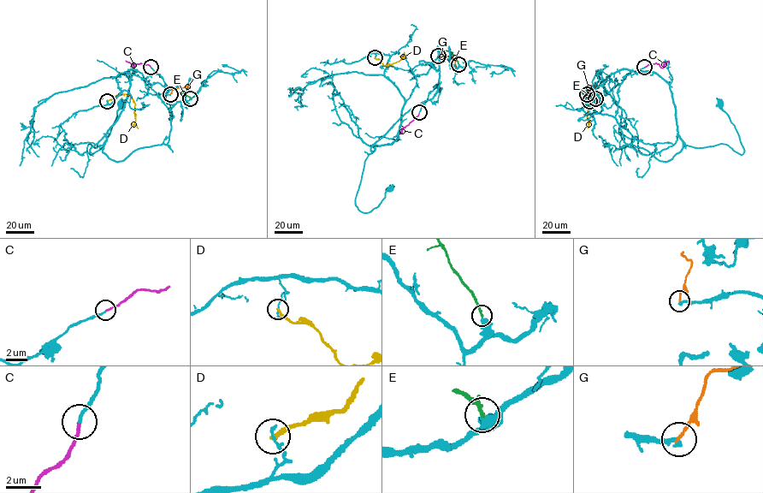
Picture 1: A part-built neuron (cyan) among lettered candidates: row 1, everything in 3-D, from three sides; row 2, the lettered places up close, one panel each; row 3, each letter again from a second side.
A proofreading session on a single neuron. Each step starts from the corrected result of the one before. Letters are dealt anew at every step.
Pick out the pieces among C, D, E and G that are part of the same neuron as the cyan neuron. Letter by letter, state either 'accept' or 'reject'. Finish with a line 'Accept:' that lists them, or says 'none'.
C: accept
D: reject
E: reject
G: reject
Accept: C

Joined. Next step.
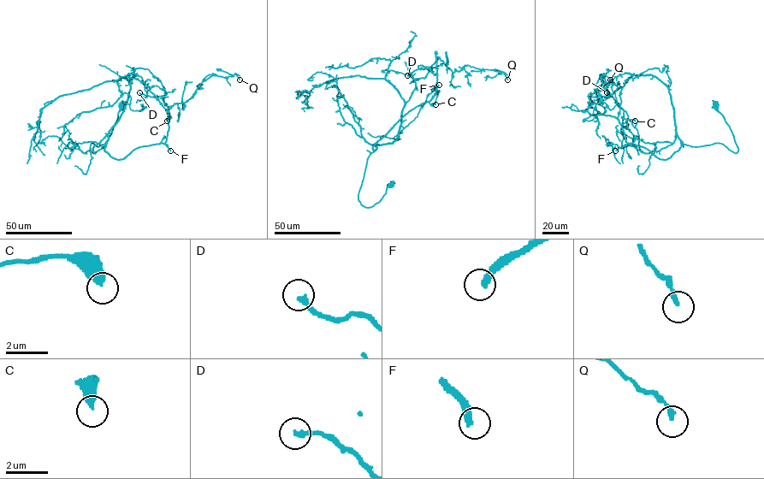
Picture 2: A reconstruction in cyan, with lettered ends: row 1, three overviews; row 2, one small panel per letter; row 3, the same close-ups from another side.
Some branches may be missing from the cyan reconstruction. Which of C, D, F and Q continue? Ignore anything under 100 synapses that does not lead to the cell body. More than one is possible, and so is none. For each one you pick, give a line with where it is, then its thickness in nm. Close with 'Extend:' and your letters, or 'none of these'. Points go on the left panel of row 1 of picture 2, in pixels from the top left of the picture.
F: (170, 150) | 280 nm
Extend: F

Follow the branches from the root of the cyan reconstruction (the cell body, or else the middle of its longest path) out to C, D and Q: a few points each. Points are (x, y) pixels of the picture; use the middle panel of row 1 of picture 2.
C: (390, 185), (378, 203), (370, 207), (361, 204), (358, 194), (373, 146), (437, 91), (435, 104)
D: (390, 185), (378, 203), (361, 204), (368, 156), (376, 145), (398, 138), (402, 108), (415, 88), (407, 75)
Q: (390, 185), (378, 203), (361, 204), (373, 146), (437, 91), (435, 56), (453, 73), (470, 65), (507, 79)

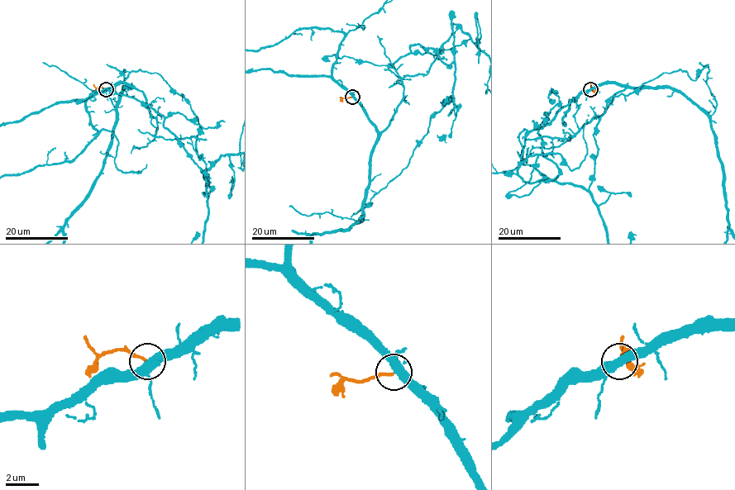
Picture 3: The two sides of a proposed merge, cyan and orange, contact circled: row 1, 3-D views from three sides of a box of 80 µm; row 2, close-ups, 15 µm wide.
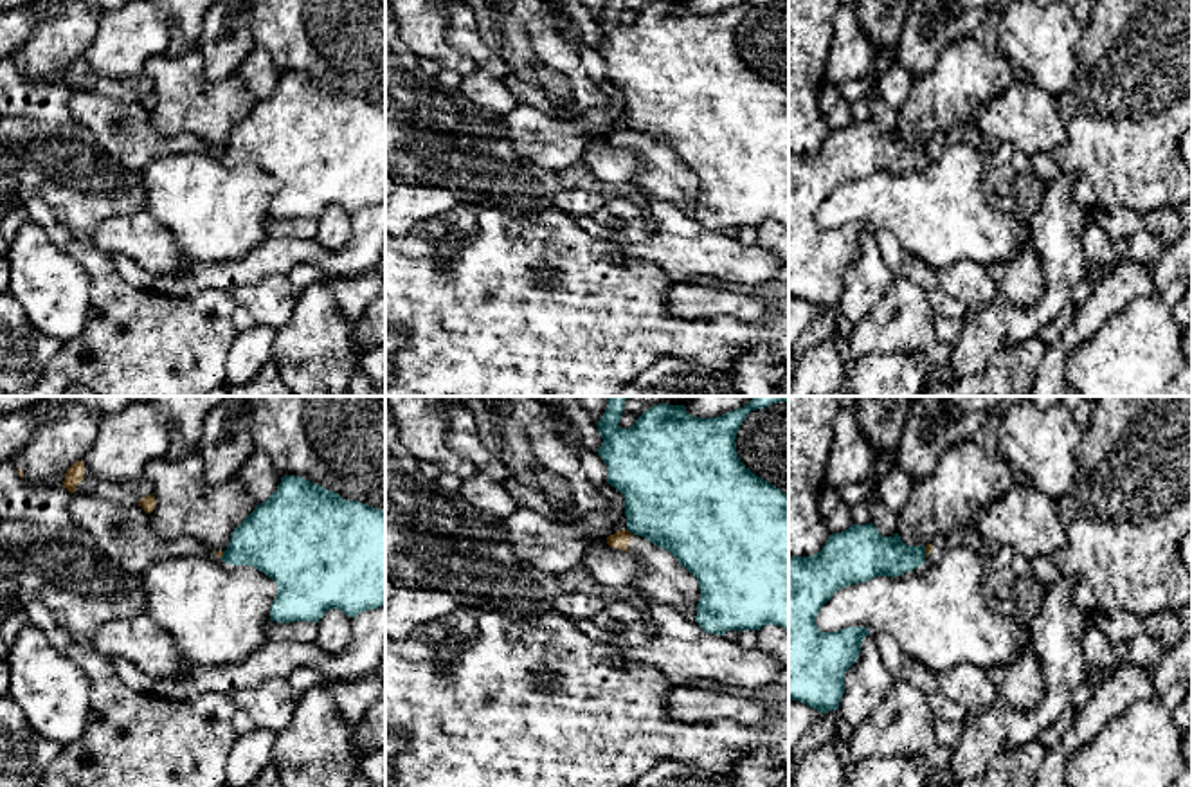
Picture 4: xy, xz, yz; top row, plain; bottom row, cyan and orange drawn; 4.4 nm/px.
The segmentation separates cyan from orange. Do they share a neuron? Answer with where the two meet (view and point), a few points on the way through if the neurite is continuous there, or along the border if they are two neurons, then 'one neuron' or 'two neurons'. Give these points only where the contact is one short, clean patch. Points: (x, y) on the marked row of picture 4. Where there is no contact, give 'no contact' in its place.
contact xz (629, 530); border xz (625, 530), (631, 533); two neurons

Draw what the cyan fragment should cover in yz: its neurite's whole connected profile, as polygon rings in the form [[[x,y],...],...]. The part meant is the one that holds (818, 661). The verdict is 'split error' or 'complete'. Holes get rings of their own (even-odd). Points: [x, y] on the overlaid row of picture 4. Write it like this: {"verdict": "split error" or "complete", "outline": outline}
{"verdict": "complete", "outline": [[[852,524],[832,533],[823,549],[810,556],[789,555],[789,701],[799,701],[819,713],[839,708],[844,693],[844,674],[857,661],[866,627],[821,632],[816,625],[821,607],[839,591],[875,576],[900,576],[926,562],[926,546],[908,546],[899,533],[882,537],[870,524]]]}

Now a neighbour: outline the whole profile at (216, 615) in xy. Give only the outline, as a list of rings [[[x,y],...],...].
[[[169,556],[149,564],[142,578],[146,614],[167,630],[191,666],[238,665],[270,641],[265,630],[277,583],[252,565],[230,565],[218,556]]]

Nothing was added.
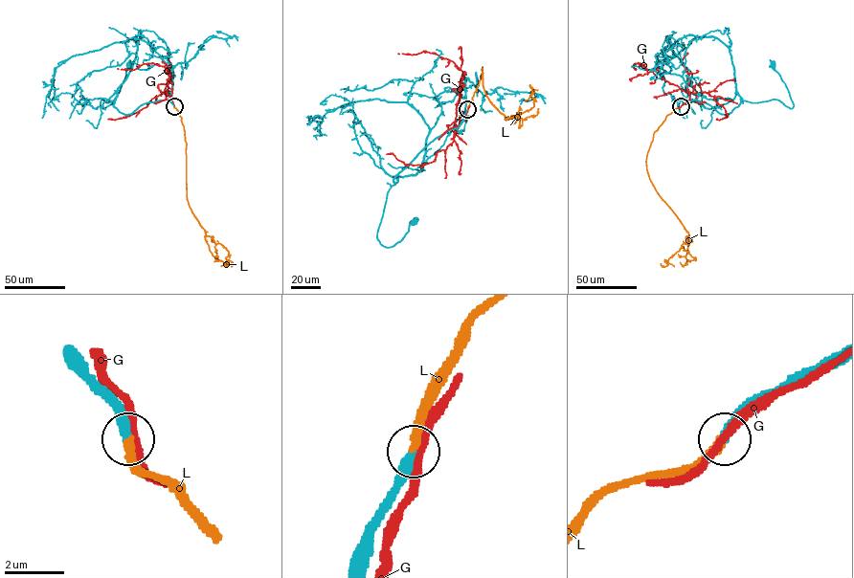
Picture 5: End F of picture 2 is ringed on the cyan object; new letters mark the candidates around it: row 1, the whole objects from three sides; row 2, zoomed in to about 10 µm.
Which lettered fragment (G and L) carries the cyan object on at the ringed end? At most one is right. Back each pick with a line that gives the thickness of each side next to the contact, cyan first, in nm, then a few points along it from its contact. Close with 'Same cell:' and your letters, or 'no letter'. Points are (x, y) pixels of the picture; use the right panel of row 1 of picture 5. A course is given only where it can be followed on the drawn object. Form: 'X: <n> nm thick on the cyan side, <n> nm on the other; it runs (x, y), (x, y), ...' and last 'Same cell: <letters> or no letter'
L: 300 nm thick on the cyan side, 280 nm on the other; it runs (681, 106), (667, 115), (654, 133), (646, 159), (649, 179), (657, 192), (689, 234), (666, 266), (661, 263)
Same cell: L

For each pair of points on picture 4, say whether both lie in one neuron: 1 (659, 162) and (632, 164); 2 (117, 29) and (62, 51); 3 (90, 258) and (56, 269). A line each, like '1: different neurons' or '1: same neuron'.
1: different neurons
2: different neurons
3: different neurons

